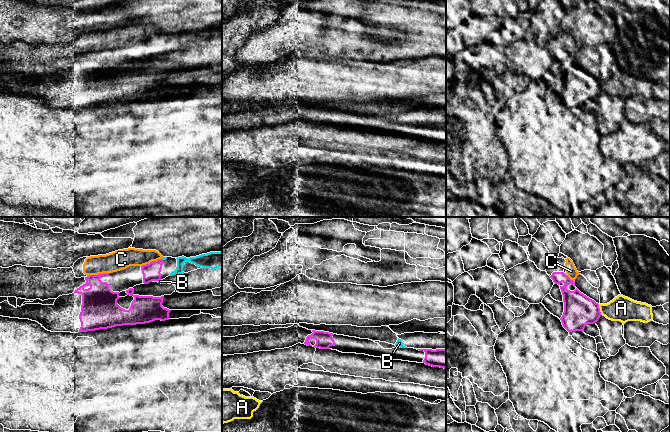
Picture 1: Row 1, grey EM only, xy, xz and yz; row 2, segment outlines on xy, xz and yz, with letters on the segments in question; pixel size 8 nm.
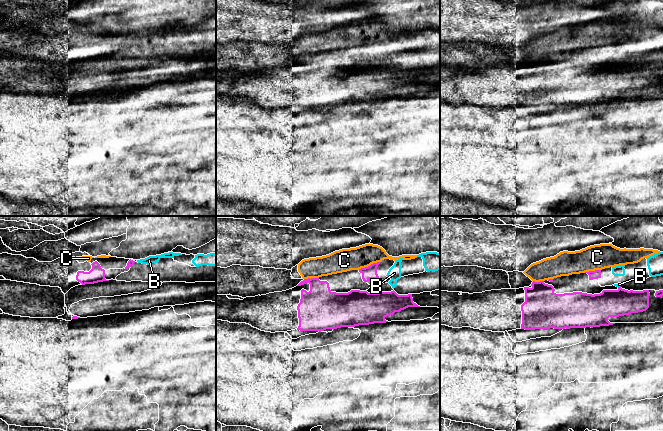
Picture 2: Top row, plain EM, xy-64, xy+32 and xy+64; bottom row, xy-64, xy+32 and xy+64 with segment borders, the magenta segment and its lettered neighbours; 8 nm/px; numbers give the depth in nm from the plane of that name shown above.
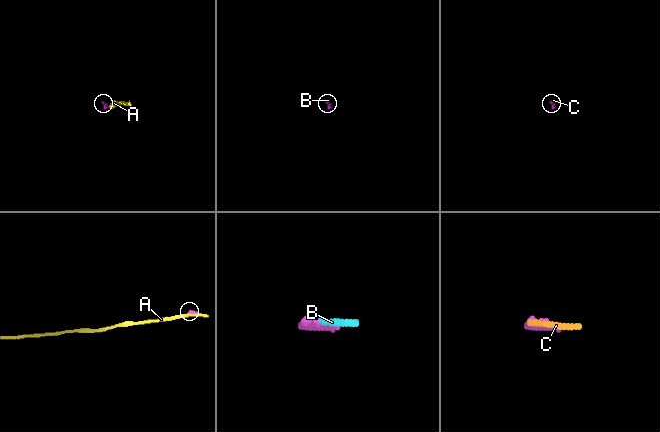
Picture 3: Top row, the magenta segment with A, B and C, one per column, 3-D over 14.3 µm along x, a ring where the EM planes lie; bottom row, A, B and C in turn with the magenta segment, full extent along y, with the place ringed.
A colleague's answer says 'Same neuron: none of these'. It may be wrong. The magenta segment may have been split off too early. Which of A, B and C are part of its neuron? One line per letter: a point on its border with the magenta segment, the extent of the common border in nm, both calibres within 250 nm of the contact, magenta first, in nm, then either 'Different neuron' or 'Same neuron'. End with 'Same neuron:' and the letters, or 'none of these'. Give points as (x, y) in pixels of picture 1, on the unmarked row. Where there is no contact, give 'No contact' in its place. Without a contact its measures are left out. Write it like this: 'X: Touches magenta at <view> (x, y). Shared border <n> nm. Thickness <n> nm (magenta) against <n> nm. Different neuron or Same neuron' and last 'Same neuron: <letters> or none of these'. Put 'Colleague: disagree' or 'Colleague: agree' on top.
Colleague: agree
A: Touches magenta at yz (599, 85). Shared border 90 nm. Thickness 260 nm (magenta) against 200 nm. Different neuron
B: Touches magenta at xy (158, 56). Shared border 40 nm. Thickness 140 nm (magenta) against 30 nm. Different neuron
C: Touches magenta at xy (98, 50). Shared border 190 nm. Thickness 280 nm (magenta) against 160 nm. Different neuron
Same neuron: none of these

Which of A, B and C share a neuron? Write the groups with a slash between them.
A / B C

